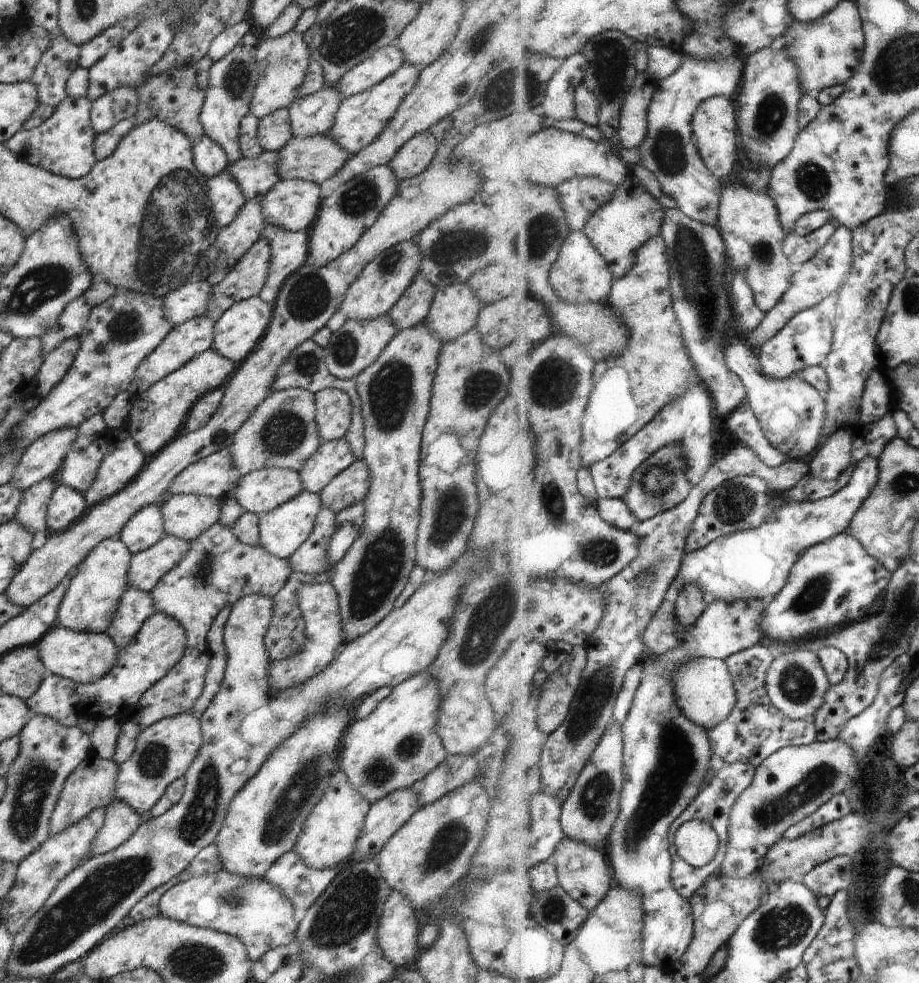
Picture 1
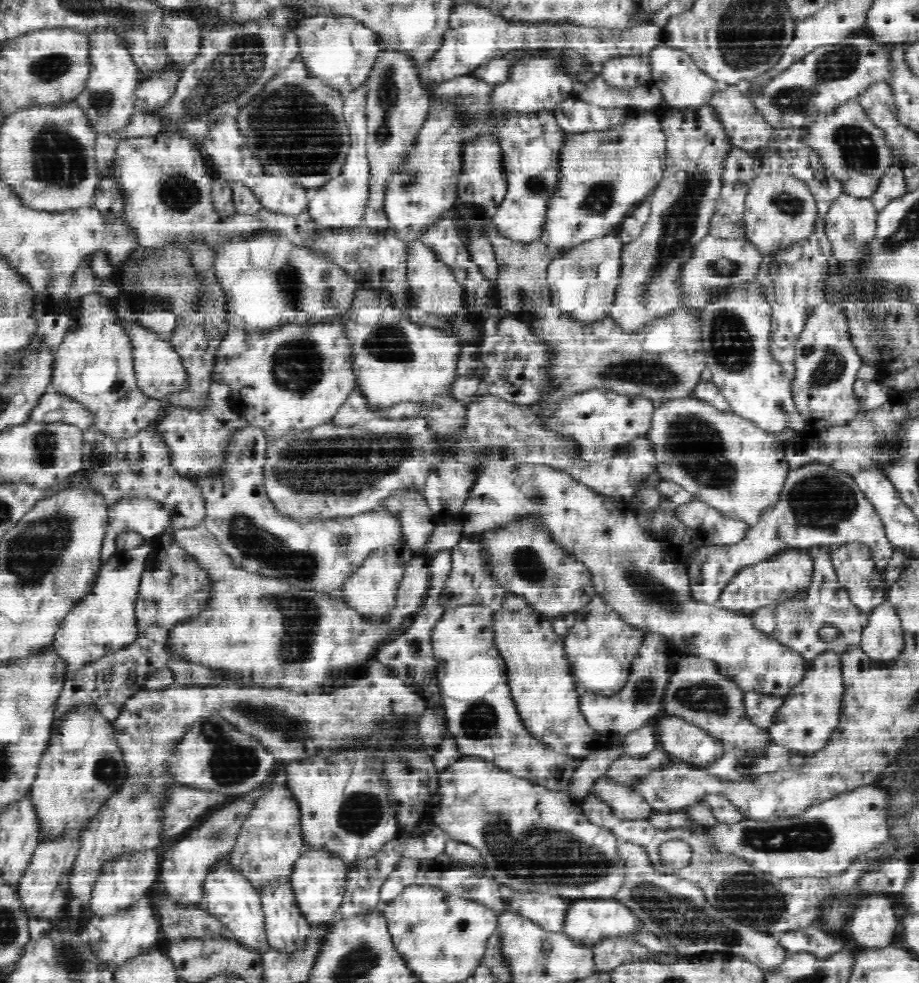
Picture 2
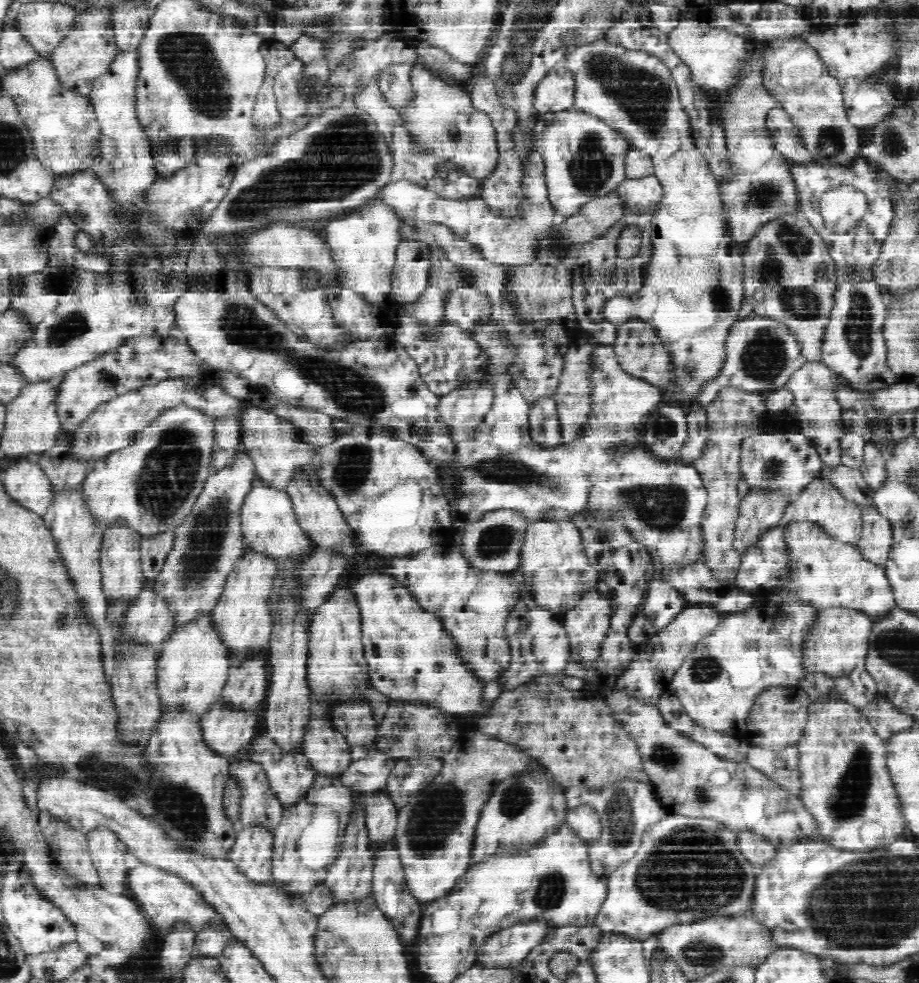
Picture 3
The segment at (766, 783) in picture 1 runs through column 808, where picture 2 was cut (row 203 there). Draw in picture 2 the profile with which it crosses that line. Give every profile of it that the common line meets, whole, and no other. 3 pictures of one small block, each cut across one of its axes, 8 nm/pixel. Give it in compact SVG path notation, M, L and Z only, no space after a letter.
M780 170L779 173L766 173L749 183L745 198L746 238L767 255L791 247L792 244L810 236L816 228L818 205L808 184L792 173Z

